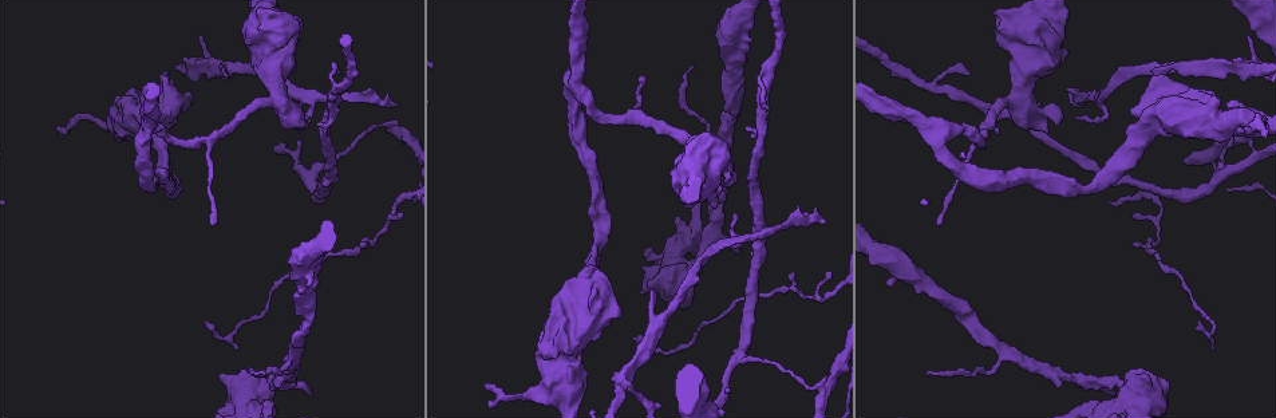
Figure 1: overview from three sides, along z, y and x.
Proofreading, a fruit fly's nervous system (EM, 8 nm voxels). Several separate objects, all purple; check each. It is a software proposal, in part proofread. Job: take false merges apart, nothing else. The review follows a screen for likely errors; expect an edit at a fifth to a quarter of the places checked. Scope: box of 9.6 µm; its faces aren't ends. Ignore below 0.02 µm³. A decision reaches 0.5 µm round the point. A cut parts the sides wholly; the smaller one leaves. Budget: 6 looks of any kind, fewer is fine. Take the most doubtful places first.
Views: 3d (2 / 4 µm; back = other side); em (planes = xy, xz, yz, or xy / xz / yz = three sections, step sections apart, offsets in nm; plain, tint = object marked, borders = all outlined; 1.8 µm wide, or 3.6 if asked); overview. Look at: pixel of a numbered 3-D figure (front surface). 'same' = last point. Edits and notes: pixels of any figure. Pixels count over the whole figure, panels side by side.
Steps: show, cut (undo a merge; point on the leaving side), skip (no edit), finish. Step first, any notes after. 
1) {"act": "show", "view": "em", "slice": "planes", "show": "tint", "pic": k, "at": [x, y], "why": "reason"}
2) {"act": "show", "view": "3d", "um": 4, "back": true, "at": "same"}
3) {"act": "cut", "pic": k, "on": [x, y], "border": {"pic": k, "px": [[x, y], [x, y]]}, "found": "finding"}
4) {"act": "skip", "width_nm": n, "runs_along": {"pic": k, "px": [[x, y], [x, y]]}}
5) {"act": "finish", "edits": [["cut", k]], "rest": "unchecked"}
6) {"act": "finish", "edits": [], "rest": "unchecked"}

{"act": "show", "view": "em", "slice": "xz", "step": 8, "show": "tint", "pic": 1, "at": [626, 383], "why": "three arms meet"}

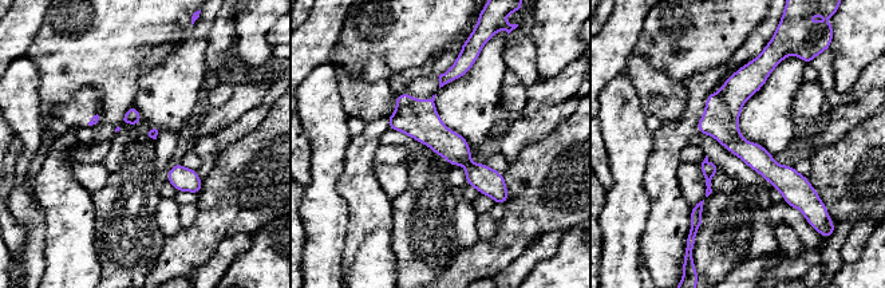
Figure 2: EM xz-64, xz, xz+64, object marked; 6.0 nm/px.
{"act": "show", "view": "em", "slice": "planes", "show": "tint", "at": "same", "why": "cut it another way"}

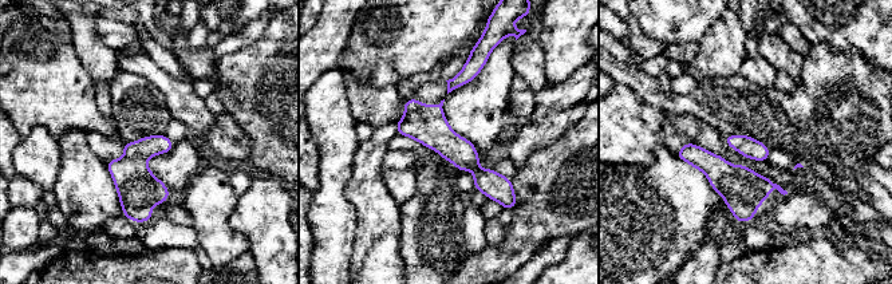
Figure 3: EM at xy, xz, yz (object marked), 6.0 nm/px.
{"act": "cut", "pic": 3, "on": [138, 189], "border": {"pic": 3, "px": [[125, 156], [143, 157], [146, 160]]}, "found": "a second neuron is stuck on"}

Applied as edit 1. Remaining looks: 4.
{"act": "show", "view": "3d", "um": 4, "pic": 1, "at": [549, 395]}

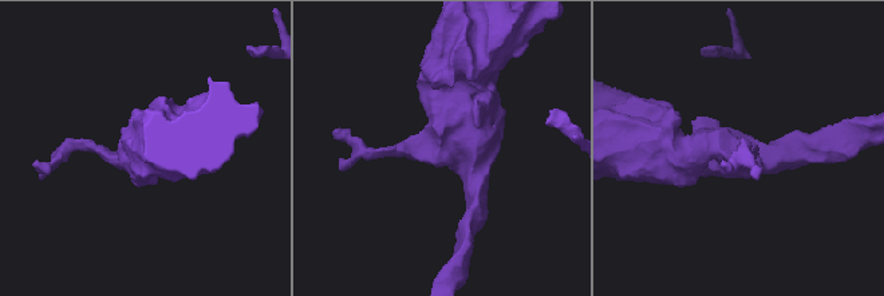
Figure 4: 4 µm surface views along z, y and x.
{"act": "show", "view": "em", "slice": "planes", "show": "tint", "pic": 4, "at": [435, 143]}

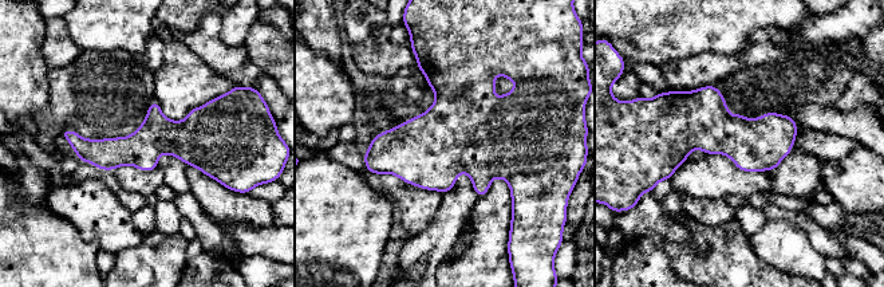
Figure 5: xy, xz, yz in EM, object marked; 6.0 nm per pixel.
{"act": "skip", "width_nm": 220, "found": "continuous, no second neuron"}

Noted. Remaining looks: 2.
{"act": "show", "view": "em", "slice": "planes", "show": "borders", "pic": 1, "at": [162, 108], "why": "sharp bend"}

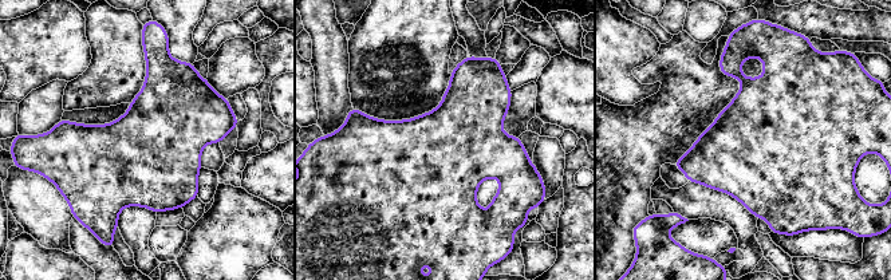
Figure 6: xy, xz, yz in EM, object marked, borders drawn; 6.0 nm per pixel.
{"act": "skip", "width_nm": 600, "found": "all the same neuron"}

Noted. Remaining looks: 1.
{"act": "finish", "edits": [["cut", 3]], "rest": "unchecked"}

